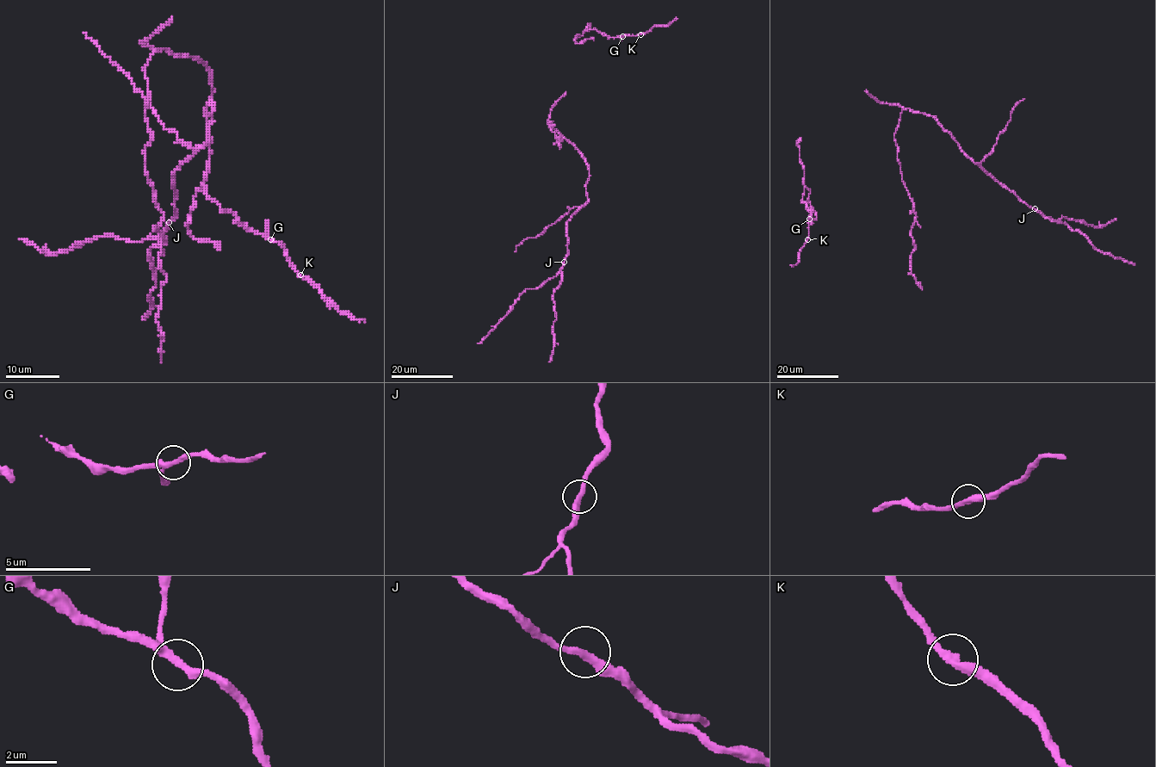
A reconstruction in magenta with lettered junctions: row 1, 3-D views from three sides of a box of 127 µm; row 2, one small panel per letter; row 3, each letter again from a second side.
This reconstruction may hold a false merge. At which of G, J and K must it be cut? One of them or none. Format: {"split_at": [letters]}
{"split_at": []}

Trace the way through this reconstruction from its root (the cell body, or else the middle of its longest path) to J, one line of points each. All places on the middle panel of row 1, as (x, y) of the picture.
J: (558, 132), (578, 151), (589, 170), (585, 184), (588, 201), (567, 223), (568, 254), (564, 262)

